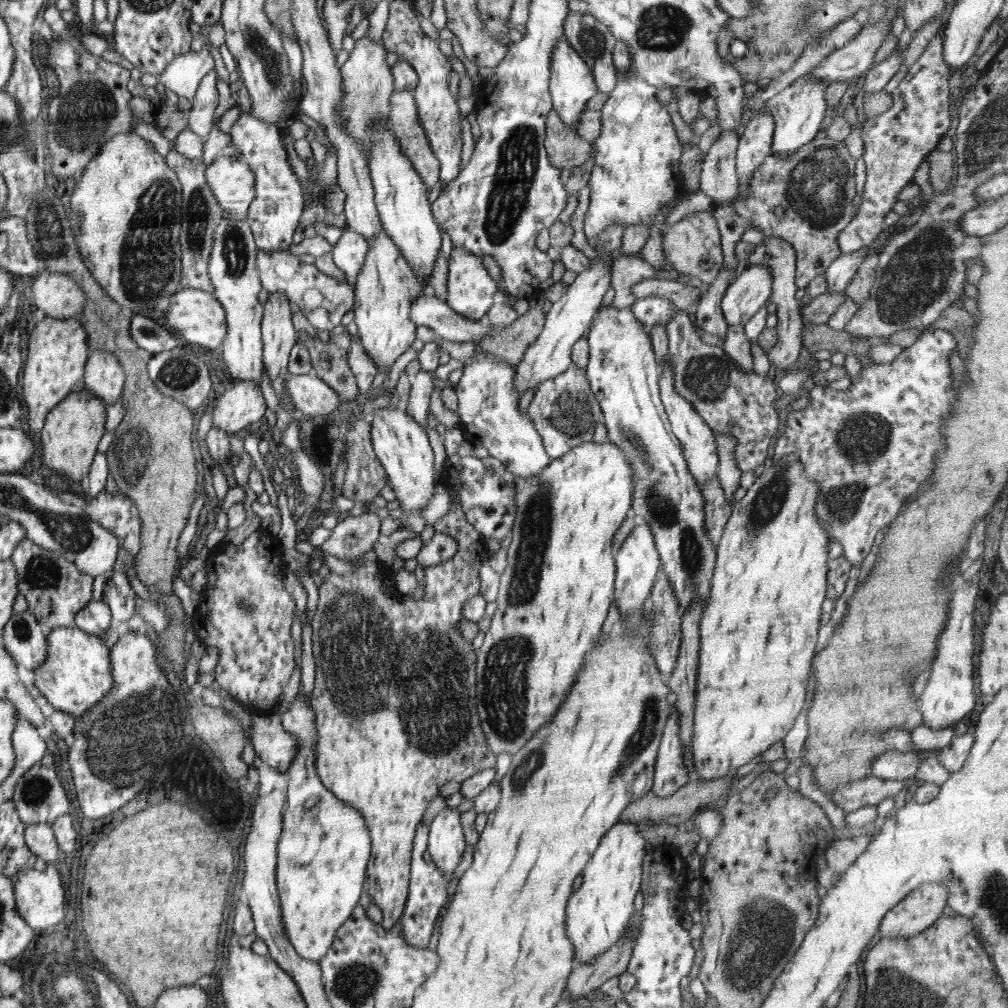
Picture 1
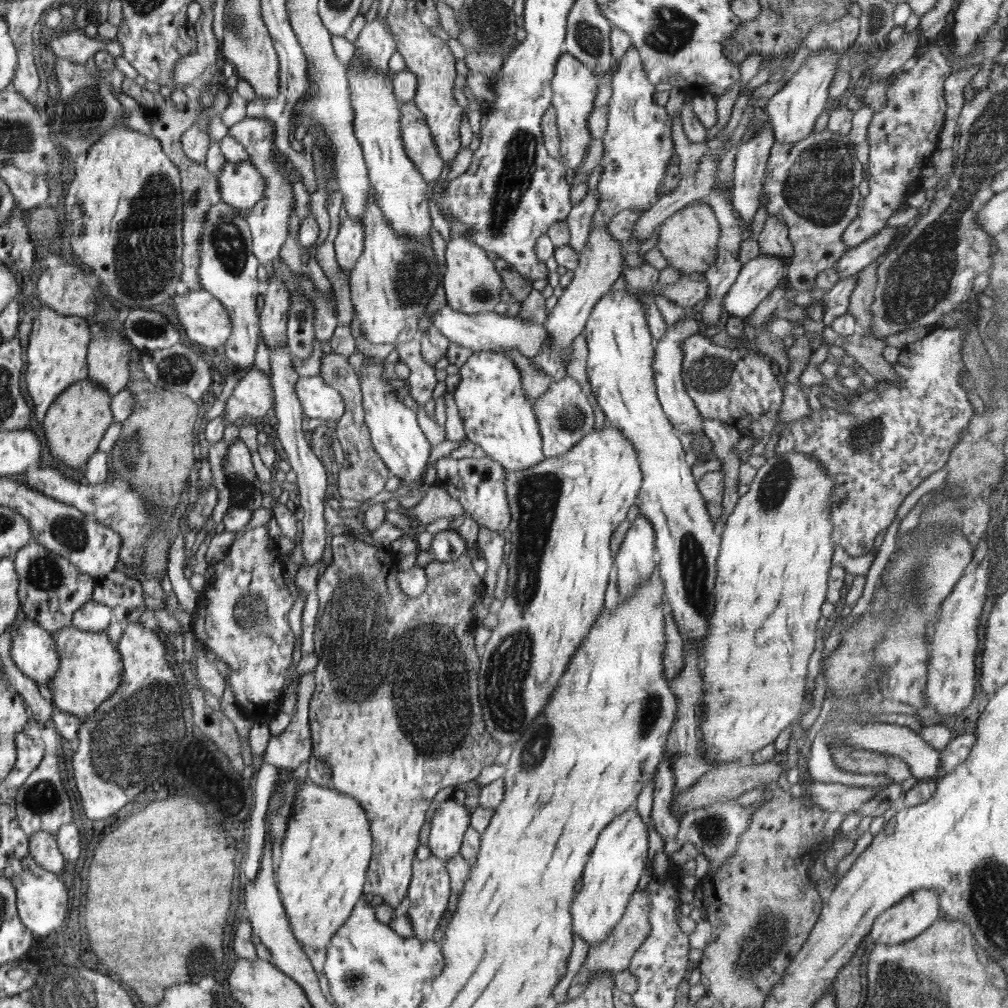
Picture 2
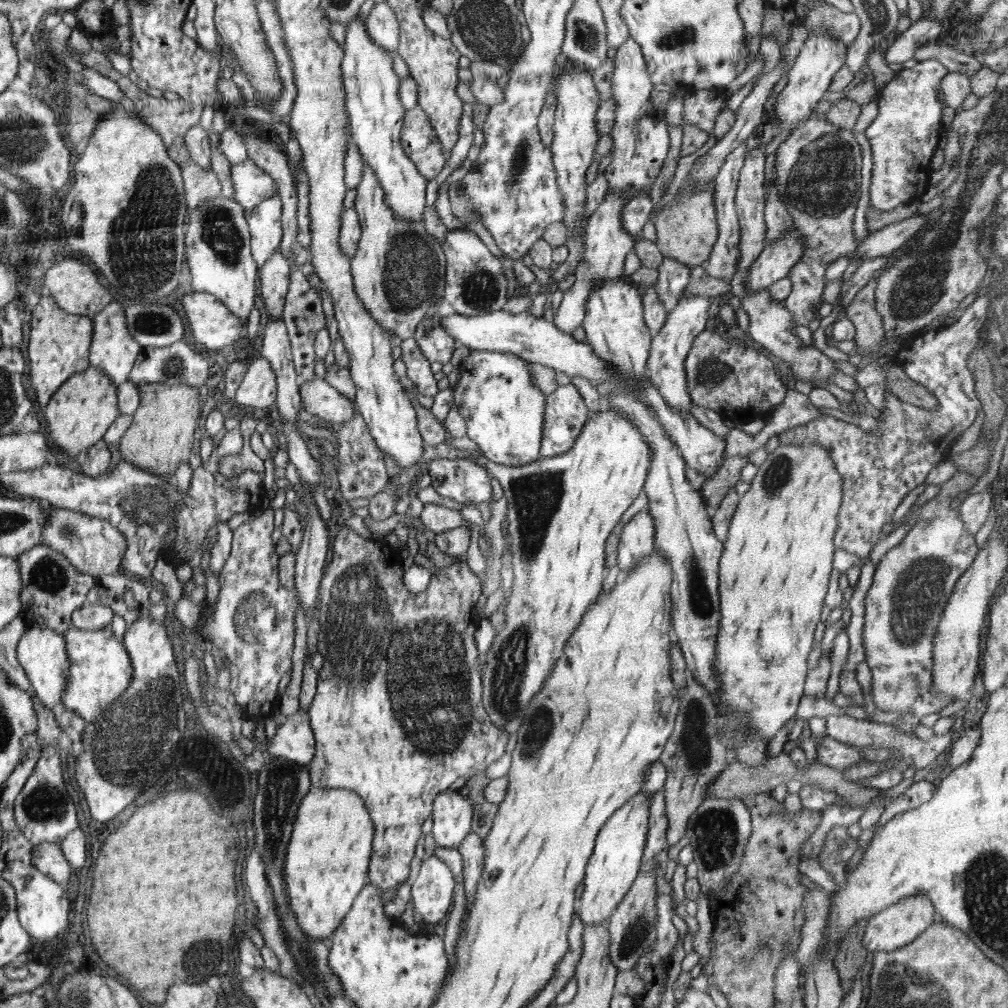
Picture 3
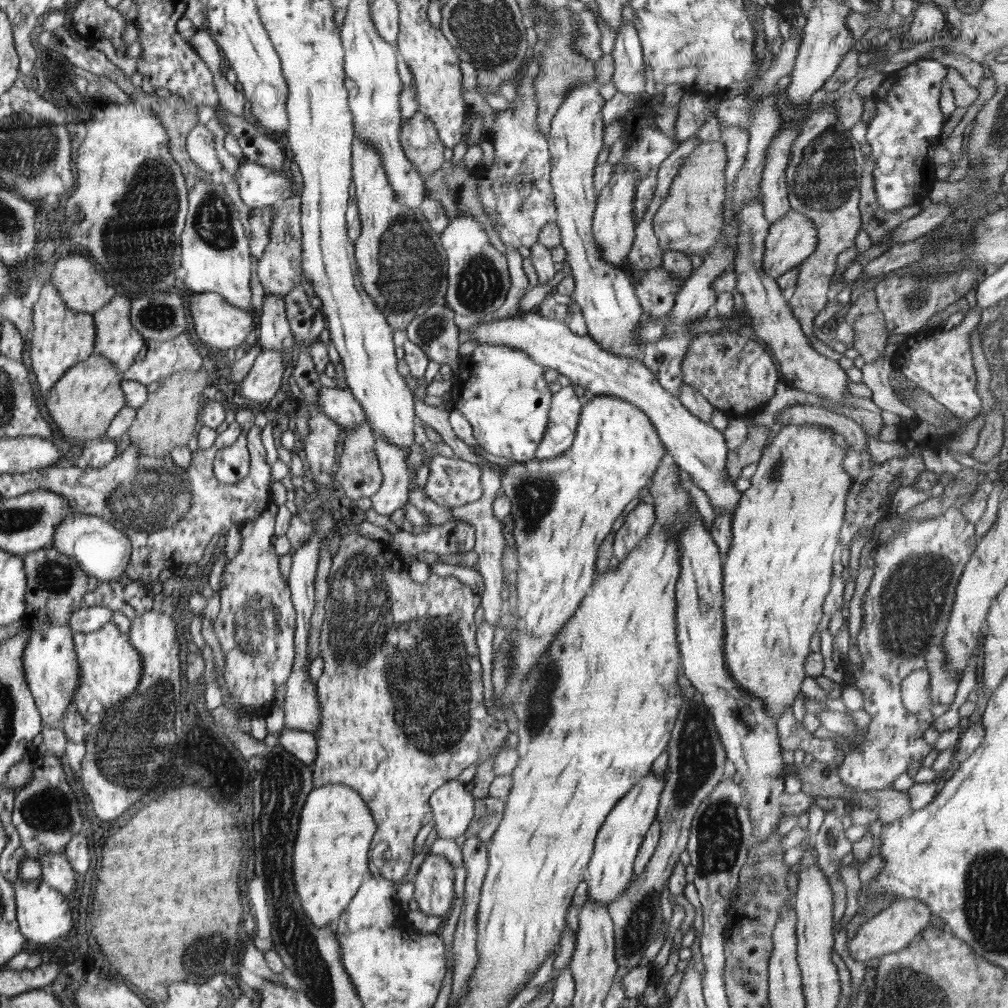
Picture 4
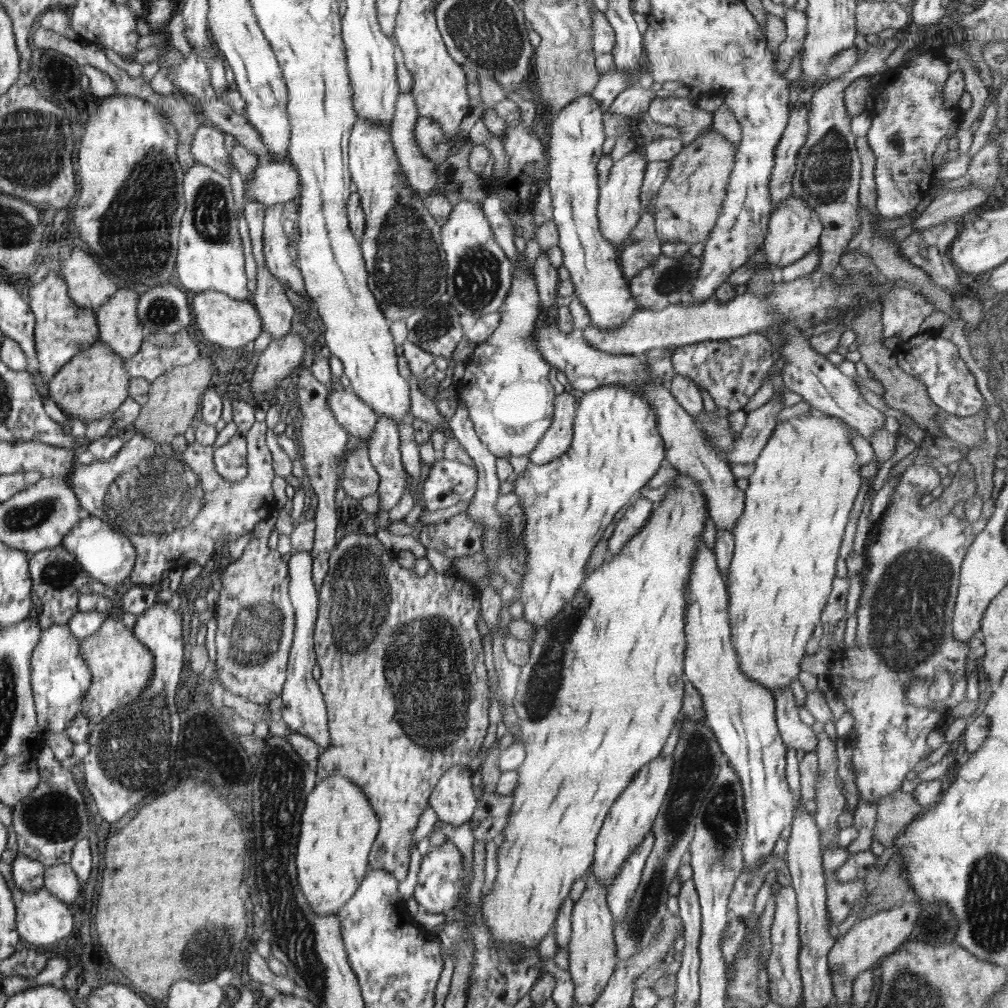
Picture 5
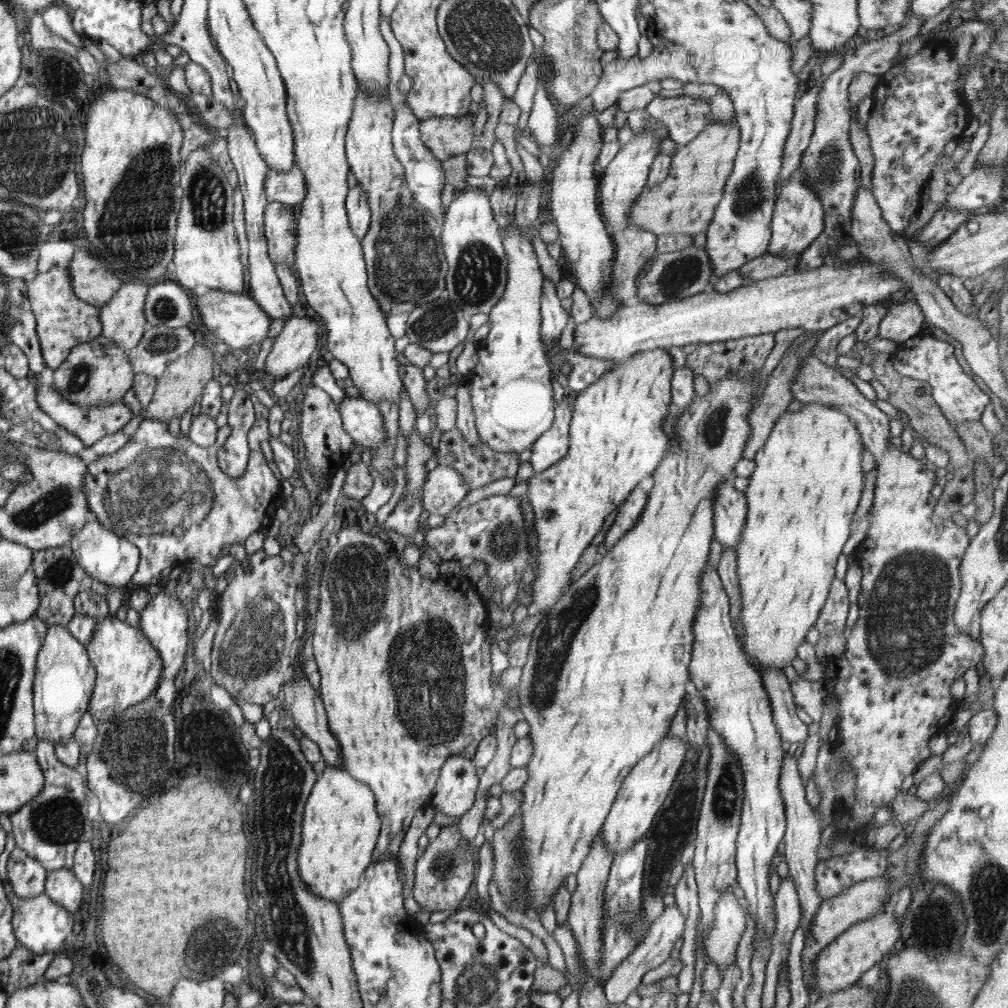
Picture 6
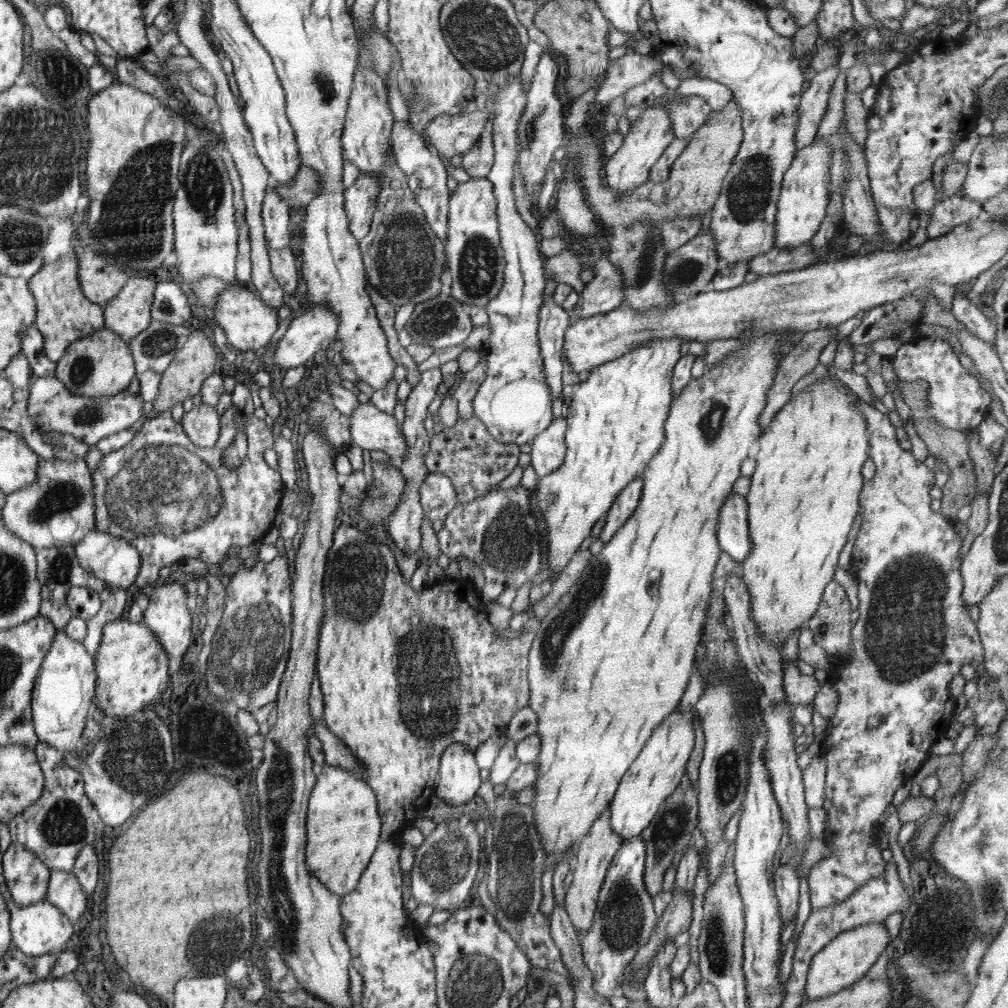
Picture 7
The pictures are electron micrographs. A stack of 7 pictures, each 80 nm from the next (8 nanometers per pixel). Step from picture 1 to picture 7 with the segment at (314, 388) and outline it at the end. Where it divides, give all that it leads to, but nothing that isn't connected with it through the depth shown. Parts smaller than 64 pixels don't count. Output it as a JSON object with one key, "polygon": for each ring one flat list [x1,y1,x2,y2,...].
{"polygon":[[358,402,354,413,345,421,352,435,351,443,360,446,364,451,382,451,398,463,407,456,406,440,400,432,400,426,398,426,395,416,388,416,386,412,380,411,371,403,362,404]]}

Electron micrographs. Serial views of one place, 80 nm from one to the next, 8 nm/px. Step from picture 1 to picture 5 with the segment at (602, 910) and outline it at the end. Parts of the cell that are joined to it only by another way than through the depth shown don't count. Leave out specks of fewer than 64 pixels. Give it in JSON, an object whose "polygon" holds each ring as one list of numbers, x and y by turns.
{"polygon":[[660,753,632,777,631,782,610,807,596,838,594,860,591,864,592,876,596,876,604,892,612,888,622,863,628,860,632,852,644,841,644,837,651,832,651,826,670,786,673,766,673,754,665,756]]}

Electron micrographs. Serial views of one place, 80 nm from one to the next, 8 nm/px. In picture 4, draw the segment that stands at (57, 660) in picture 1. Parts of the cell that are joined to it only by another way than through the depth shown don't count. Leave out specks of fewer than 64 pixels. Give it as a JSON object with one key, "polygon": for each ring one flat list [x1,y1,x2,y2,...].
{"polygon":[[113,620,88,634,76,632,74,641,76,657,80,660,81,682,72,705,89,726,98,726,115,706,132,698,144,675,143,658,132,646,128,634,122,633]]}

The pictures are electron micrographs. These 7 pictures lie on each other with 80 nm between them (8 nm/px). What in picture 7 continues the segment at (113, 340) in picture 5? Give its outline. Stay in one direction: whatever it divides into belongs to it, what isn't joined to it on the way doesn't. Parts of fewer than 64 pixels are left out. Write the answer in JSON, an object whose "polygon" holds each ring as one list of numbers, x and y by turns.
{"polygon":[[133,276,128,280,123,290,104,308,105,327,127,342,146,331,154,322,151,307,154,306,156,285,149,277]]}

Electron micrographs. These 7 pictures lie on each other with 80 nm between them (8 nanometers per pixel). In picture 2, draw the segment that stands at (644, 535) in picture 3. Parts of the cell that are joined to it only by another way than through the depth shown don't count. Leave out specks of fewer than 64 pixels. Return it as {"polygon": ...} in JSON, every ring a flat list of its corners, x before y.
{"polygon":[[642,516,632,521,614,556,614,580,622,600,633,593,658,566,655,528]]}

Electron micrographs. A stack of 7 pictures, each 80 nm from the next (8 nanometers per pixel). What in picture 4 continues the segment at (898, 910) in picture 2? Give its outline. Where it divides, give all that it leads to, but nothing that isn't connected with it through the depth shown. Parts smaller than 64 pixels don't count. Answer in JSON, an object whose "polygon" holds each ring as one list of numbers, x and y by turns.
{"polygon":[[896,899,889,908,864,922,856,934,848,939,846,946,851,957,863,962,866,966,871,958,879,958,888,953,898,952,908,946,913,938,928,926,930,922,928,905,918,899]]}

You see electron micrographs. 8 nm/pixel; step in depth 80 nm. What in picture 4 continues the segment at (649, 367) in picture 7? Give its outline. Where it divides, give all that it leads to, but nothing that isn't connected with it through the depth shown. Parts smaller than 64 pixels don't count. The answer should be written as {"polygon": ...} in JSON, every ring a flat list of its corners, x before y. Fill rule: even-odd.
{"polygon":[[594,395,594,398,590,398,588,402,584,402,584,408,582,408,582,414,580,414,580,422,578,422,578,429,576,430,576,436,574,438,572,447,568,449,565,453,559,454,557,457,552,457,550,459,532,459,526,461,525,463,514,463,513,465,508,466,499,466,496,463,492,464,488,460,481,457,475,451,470,449,466,443,462,442,454,433,452,426,449,422,450,412,446,411,442,407,428,406,424,404,423,401,416,402,415,410,416,417,419,418,424,425,432,427,434,431,438,432,442,438,442,442,447,451,462,459,463,461,476,464,479,467,482,465,490,465,494,470,499,474,501,478,501,487,504,488,505,496,512,502,510,515,514,517,516,525,514,526,514,537,515,545,518,552,518,569,516,571,517,581,514,586,514,594,517,595,518,602,516,603,516,613,515,617,517,619,516,629,509,628,507,635,505,636,502,644,498,651,496,651,496,656,493,654,493,669,494,674,492,674,492,682,494,682,494,692,496,692,496,708,498,704,502,706,512,706,514,700,516,700,516,694,520,694,520,688,529,673,529,670,537,663,537,660,547,651,550,650,550,644,552,640,556,638,556,633,562,628,562,625,573,615,573,612,576,612,580,601,589,593,589,590,592,588,592,583,596,574,595,562,597,557,597,550,600,544,608,533,611,531,614,522,618,520,618,517,622,516,624,509,632,500,640,495,640,491,646,484,652,482,652,478,656,473,659,462,663,459,665,455,665,447,662,445,658,434,656,433,656,428,650,422,648,415,640,411,640,408,636,408,634,404,630,402,624,402,620,398,615,396,598,396],[501,468,506,468,506,473,500,475],[498,684,500,684,500,692,498,692]]}

